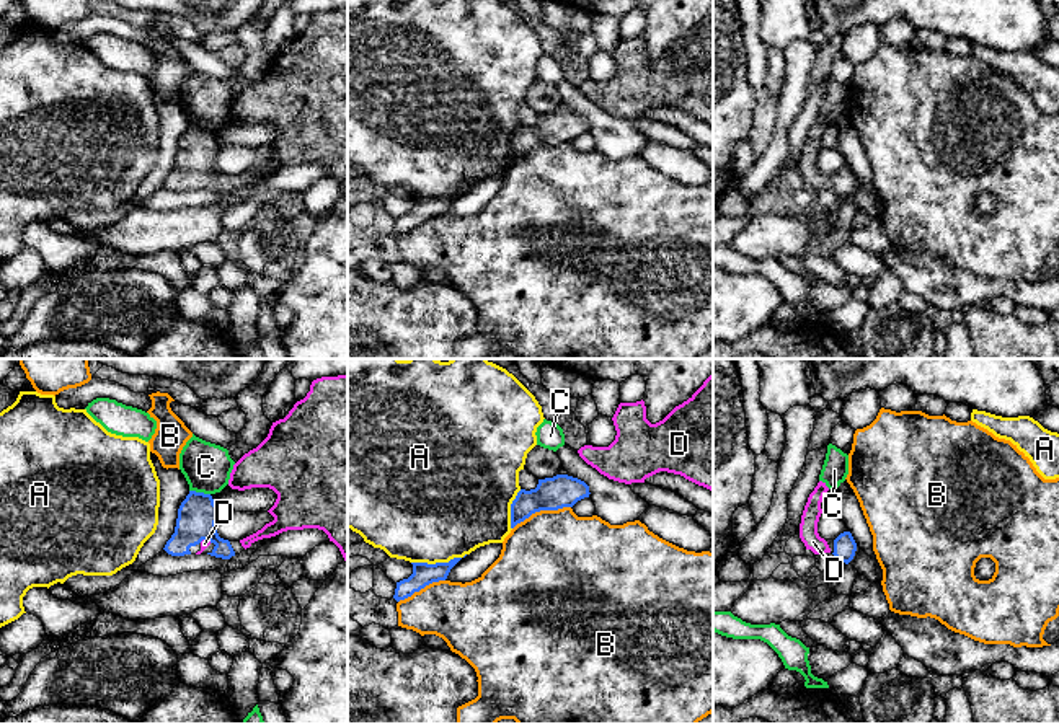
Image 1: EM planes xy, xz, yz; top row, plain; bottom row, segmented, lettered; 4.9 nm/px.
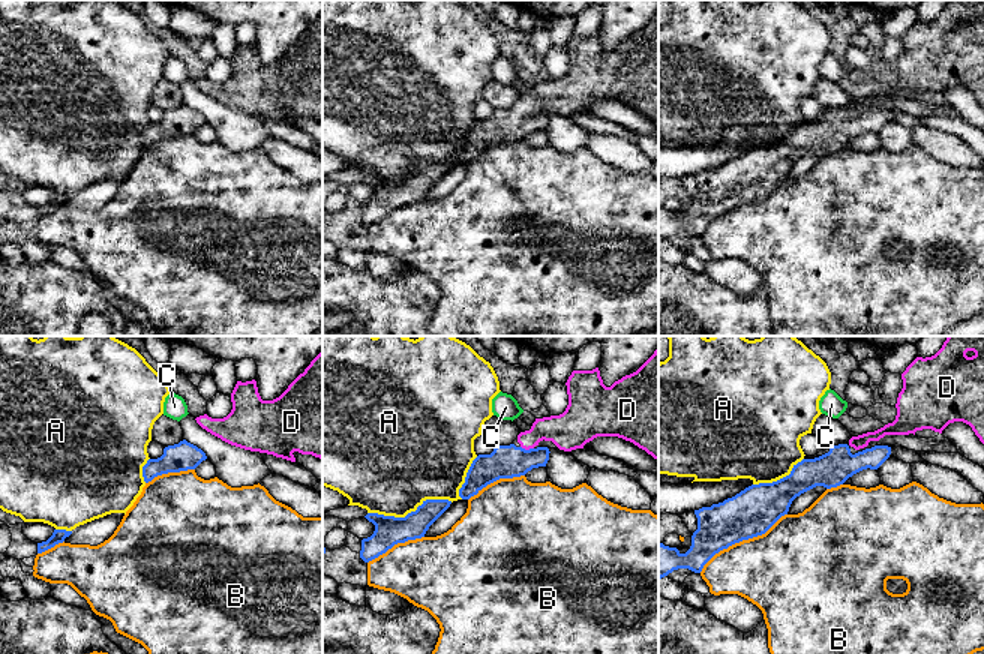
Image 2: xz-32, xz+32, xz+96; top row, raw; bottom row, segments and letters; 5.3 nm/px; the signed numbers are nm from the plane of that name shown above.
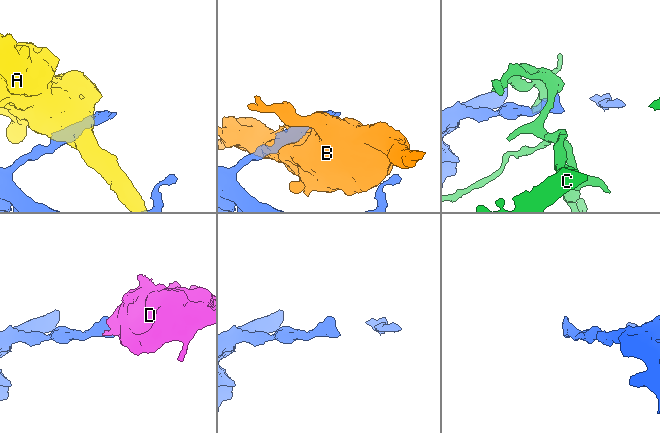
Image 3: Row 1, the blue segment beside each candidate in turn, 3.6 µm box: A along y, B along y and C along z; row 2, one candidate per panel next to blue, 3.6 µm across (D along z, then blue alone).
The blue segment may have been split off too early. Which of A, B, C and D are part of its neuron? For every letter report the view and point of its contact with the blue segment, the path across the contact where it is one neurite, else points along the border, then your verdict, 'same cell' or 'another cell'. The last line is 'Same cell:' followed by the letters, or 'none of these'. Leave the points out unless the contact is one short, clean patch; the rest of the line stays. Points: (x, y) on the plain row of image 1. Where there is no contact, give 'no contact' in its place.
A: xz (438, 198) | another cell
B: xz (540, 144) | another cell
C: xy (199, 128) | another cell
D: xy (206, 173) | across xy (198, 149), (198, 160), (206, 173), (204, 178) | same cell
Same cell: D

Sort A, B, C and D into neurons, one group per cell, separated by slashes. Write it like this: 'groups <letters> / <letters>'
groups A / B / C / D

